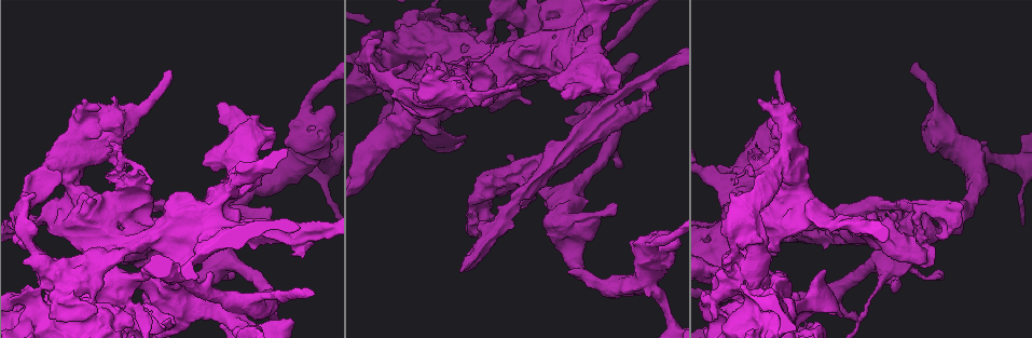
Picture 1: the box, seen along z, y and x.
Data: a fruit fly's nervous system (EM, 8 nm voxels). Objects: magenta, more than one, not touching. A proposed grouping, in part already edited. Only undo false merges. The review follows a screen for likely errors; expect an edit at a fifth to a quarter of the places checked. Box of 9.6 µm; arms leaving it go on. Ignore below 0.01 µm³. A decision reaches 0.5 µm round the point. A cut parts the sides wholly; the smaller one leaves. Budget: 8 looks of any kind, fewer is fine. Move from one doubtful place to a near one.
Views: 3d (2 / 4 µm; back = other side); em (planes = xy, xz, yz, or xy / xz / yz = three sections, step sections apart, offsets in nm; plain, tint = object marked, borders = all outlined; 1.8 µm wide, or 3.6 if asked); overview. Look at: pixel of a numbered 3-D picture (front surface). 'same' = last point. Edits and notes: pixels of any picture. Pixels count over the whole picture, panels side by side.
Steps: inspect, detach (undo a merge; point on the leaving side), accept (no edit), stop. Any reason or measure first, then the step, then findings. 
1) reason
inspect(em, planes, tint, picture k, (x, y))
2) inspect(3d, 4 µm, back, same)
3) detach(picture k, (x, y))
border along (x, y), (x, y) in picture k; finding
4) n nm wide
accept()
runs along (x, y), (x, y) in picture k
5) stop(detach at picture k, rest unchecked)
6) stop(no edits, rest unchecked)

sharp bend
inspect(em, planes, tint, picture 1, (134, 320))

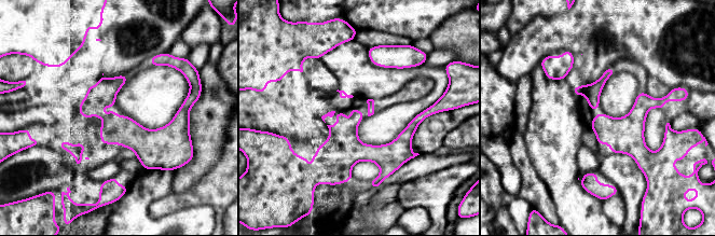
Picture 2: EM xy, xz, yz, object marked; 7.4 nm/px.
detach(picture 2, (578, 91))
border along (586, 85), (583, 91) in picture 2; a second neuron is stuck on

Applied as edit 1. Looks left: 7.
inspect(overview)

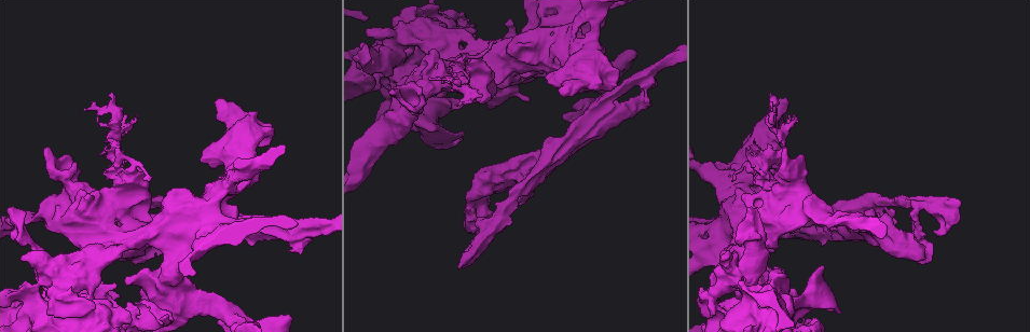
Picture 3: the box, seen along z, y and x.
calibre changes
inspect(em, xy, step 4, tint, picture 3, (571, 141))

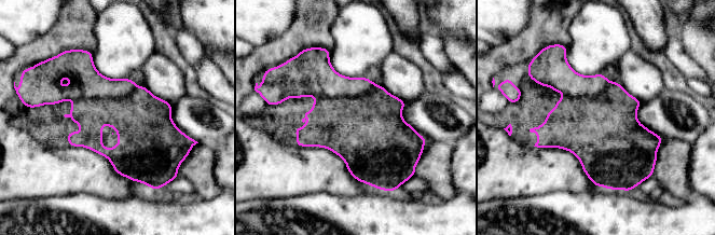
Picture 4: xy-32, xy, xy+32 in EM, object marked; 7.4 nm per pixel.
detach(picture 4, (85, 81))
border along (137, 86), (125, 96), (73, 101) in picture 4; a second neuron is stuck on

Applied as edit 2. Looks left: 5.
inspect(overview)

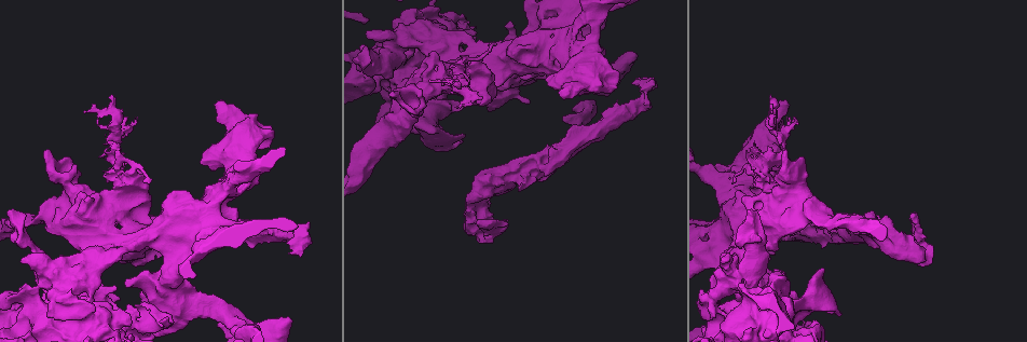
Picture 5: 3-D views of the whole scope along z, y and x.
calibre changes
inspect(3d, 2 µm, picture 5, (566, 41))

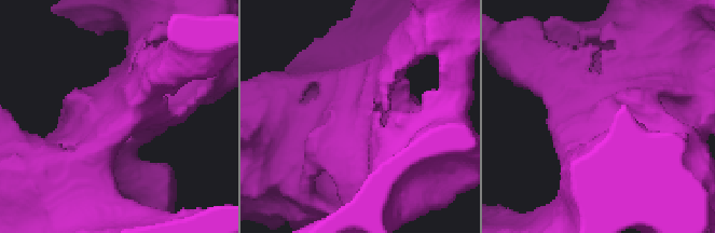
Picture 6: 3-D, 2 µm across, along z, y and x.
inspect(em, xz, step 8, tint, picture 6, (602, 118))

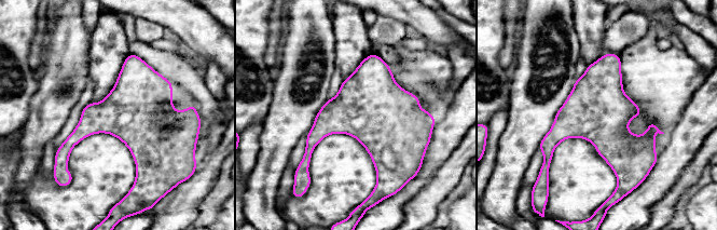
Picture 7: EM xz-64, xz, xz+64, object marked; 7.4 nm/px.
inspect(em, planes, tint, same)

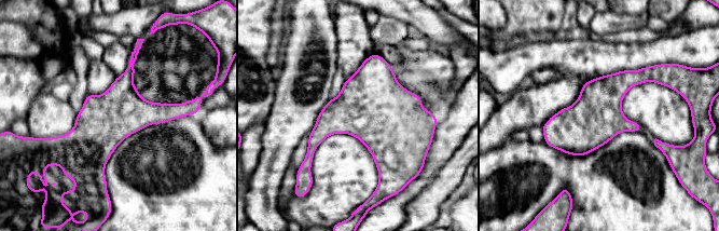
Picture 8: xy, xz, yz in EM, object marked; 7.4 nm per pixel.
400 nm wide
accept()
all the same neuron

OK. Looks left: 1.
stop(detach at picture 2, detach at picture 4, rest unchecked)

